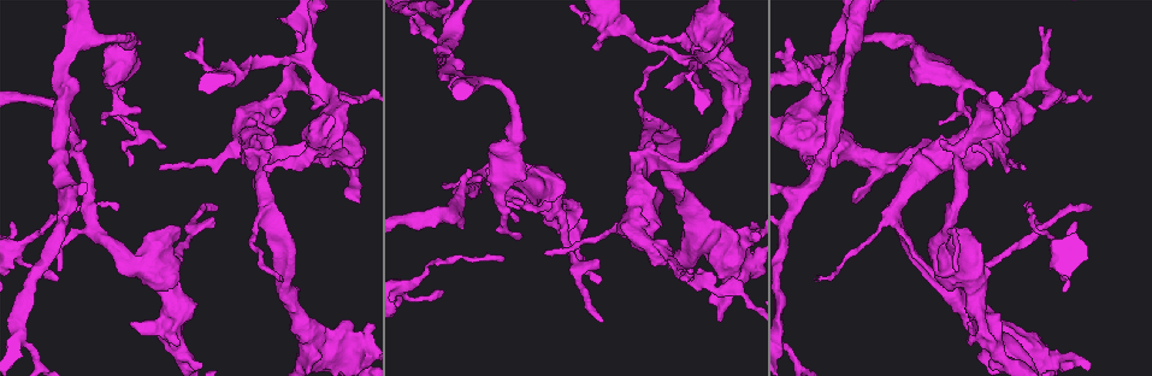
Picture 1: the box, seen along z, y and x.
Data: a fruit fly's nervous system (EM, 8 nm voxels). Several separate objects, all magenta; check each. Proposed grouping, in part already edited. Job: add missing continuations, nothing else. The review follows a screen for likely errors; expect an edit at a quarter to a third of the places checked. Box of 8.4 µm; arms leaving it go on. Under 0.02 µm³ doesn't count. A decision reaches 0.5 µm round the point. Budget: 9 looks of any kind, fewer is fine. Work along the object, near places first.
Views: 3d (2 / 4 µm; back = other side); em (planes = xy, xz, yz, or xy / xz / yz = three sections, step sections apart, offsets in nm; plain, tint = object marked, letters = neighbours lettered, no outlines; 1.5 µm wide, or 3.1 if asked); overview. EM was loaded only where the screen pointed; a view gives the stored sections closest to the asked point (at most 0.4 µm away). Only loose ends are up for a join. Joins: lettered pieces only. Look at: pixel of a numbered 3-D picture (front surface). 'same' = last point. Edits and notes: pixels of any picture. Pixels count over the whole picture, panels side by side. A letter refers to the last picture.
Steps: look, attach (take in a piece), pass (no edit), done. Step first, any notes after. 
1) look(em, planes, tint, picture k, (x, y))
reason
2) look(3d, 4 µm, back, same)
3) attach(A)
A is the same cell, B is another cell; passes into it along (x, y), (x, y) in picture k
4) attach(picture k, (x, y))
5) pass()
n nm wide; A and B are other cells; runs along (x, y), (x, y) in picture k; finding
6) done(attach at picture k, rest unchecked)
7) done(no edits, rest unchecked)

look(3d, 2 µm, picture 1, (595, 47))
branch stops here

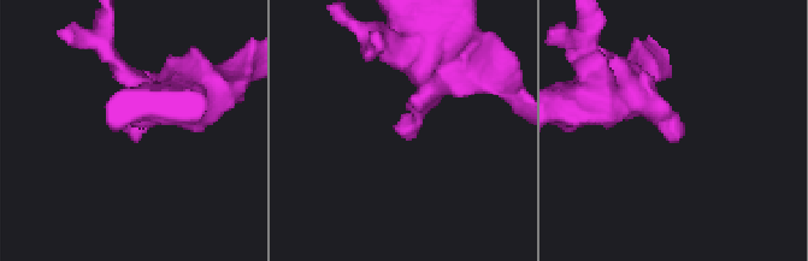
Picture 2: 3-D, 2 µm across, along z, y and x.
look(em, planes, plain, picture 2, (402, 131))
need the tissue

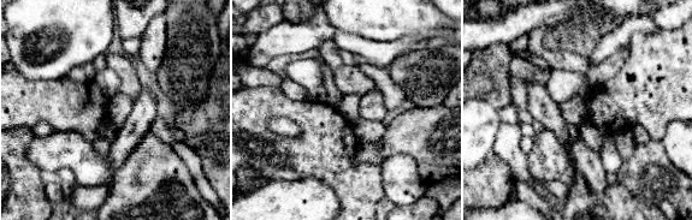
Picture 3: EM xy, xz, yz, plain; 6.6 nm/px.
look(em, planes, letters, same)
what lies round it

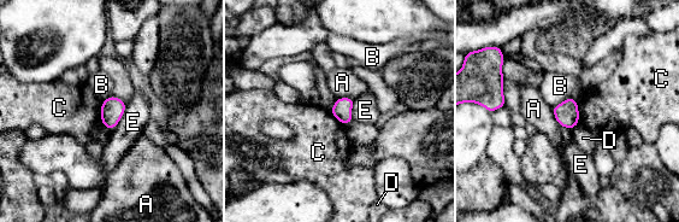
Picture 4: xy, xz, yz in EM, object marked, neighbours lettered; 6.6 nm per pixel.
pass()
A, B, C, D and E are other cells; border along (102, 101), (100, 121) in picture 4; none of them fits

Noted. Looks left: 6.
look(em, xz, step 4, tint, picture 1, (103, 123))
branch stops here

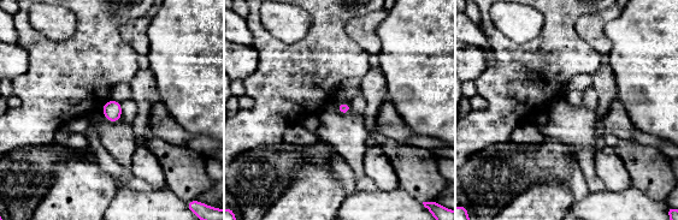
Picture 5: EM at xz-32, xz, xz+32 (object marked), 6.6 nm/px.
look(em, planes, tint, same)
cut it another way

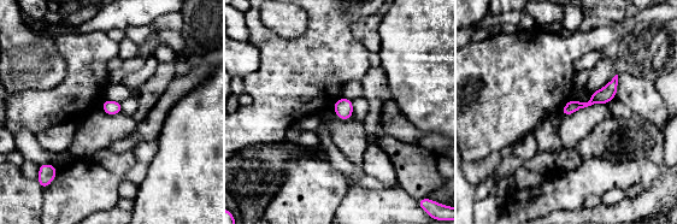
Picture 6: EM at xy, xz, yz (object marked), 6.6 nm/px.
look(em, planes, letters, same)
see the neighbours

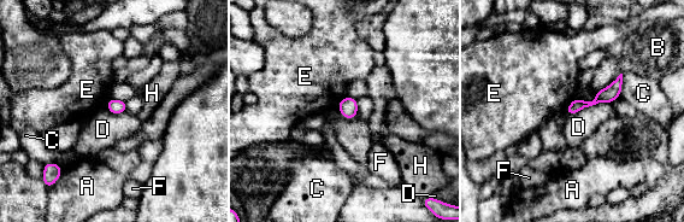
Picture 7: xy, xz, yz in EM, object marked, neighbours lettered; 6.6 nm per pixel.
pass()
A, B, C, D, E, F and H are other cells; runs along (619, 80), (605, 95), (570, 111) in picture 7; none of them fits

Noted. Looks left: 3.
look(3d, 2 µm, picture 1, (1032, 114))
branch stops here

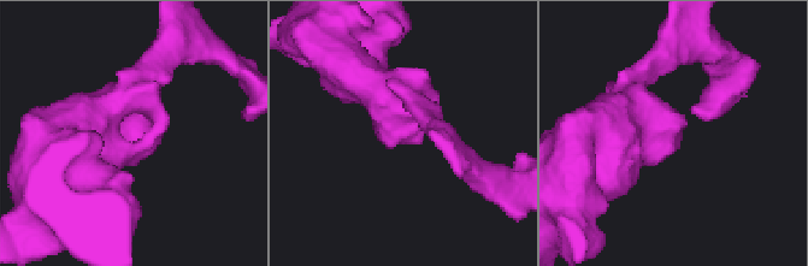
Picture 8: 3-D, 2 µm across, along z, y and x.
look(em, planes, letters, picture 8, (680, 135))

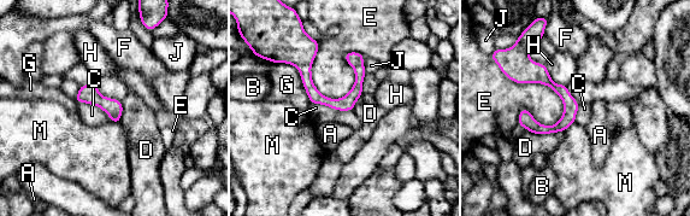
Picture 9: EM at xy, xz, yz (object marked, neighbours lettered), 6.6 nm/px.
pass()
E touches over 500 nm; A, B, C, D, E, F, G, H, J and M are other cells; border along (311, 104), (352, 111) in picture 9; no lettered piece goes on from it

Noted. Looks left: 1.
done(no edits, rest unchecked)

